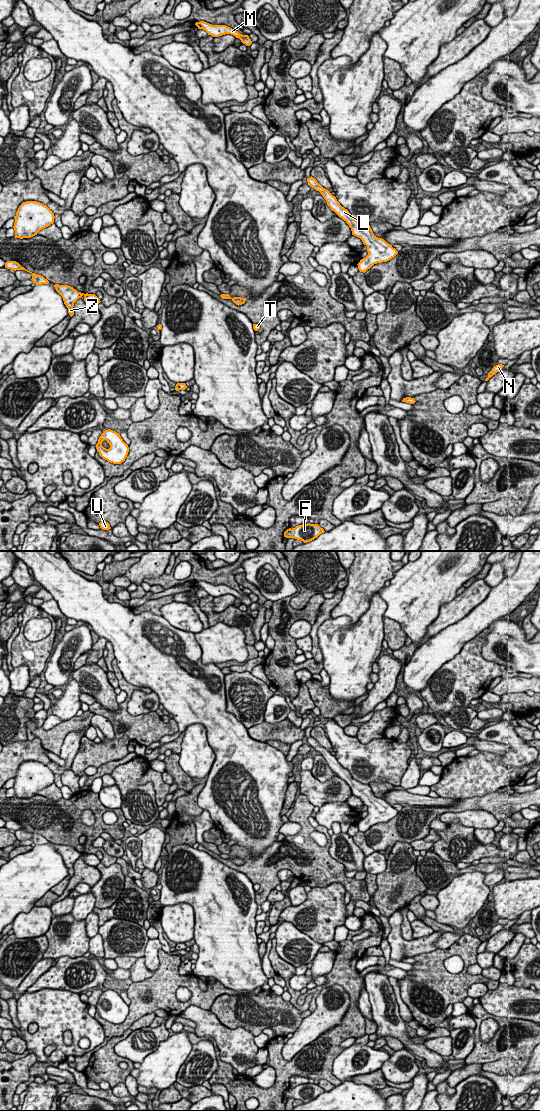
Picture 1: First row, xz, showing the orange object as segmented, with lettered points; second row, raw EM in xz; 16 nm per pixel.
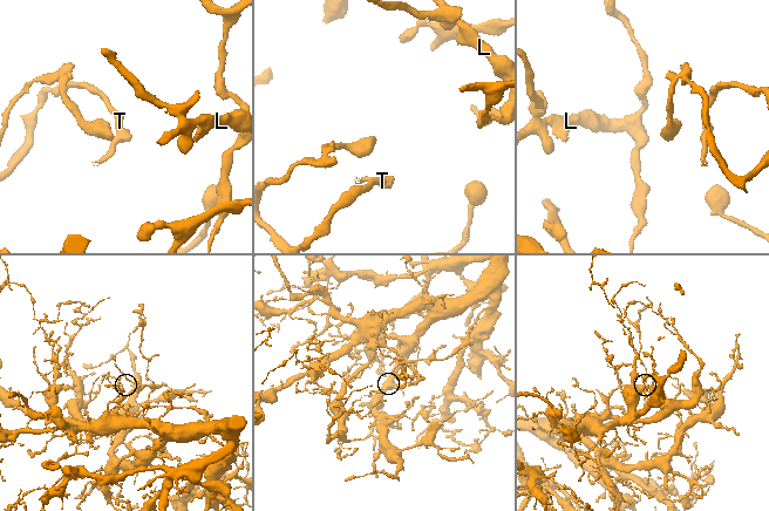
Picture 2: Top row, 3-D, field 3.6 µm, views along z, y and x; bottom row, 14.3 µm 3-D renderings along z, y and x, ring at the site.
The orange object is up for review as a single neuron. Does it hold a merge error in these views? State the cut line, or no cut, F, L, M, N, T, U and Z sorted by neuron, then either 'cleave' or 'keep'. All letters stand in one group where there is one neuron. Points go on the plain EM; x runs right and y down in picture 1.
cut none; groups F L M N T U Z; keep

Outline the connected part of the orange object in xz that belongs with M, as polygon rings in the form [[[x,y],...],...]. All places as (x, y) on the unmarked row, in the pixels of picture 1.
[[[204,581],[196,582],[195,585],[198,589],[205,590],[208,595],[213,597],[219,597],[225,594],[231,594],[236,598],[239,598],[243,604],[250,606],[252,604],[251,599],[248,595],[242,595],[238,591],[226,586],[226,585],[212,585]]]

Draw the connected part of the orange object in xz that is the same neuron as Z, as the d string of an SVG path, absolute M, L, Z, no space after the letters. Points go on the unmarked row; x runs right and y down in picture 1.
M55 844L54 847L62 856L64 864L68 868L68 873L71 877L74 875L74 863L82 856L84 857L84 861L90 866L96 867L101 862L95 854L84 854L68 845Z

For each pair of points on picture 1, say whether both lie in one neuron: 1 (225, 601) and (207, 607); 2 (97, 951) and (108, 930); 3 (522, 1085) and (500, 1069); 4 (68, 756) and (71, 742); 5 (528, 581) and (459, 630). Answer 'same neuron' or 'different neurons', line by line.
1: different neurons
2: different neurons
3: different neurons
4: same neuron
5: same neuron

